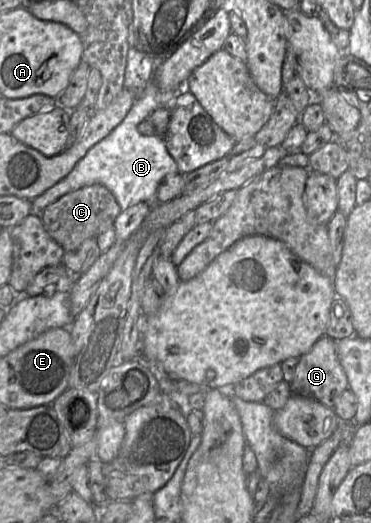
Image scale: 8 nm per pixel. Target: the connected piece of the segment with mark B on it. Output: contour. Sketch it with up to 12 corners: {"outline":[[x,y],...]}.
{"outline":[[151,80],[124,120],[32,200],[106,186],[122,211],[155,204],[179,171],[163,138],[138,125],[177,93]]}

